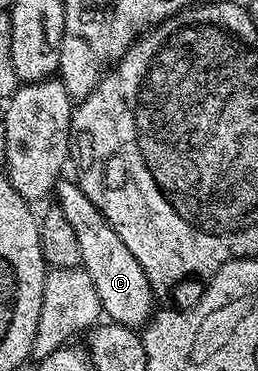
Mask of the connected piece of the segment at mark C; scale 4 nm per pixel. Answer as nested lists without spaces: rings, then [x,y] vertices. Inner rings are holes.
[[[73,178],[59,179],[52,192],[56,206],[68,217],[72,229],[76,229],[76,241],[80,244],[80,264],[83,271],[92,277],[92,285],[96,285],[96,297],[100,297],[103,316],[109,322],[119,323],[135,329],[145,328],[156,310],[156,296],[148,285],[148,277],[144,277],[144,269],[140,269],[140,261],[132,257],[128,245],[120,241],[116,229],[102,216],[100,209],[88,201],[84,189]]]

